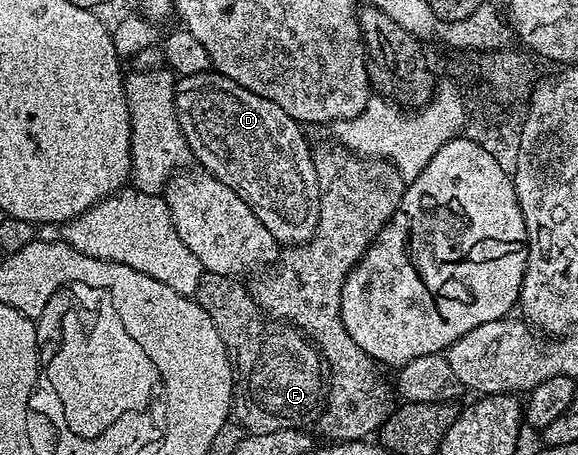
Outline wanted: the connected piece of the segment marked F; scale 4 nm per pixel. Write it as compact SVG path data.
M203 270L200 285L193 298L212 317L212 325L220 333L226 352L234 369L234 398L232 400L232 419L243 427L246 435L263 435L287 431L293 427L305 428L305 423L313 424L324 410L327 380L324 378L324 360L317 347L296 327L271 319L263 313L253 294L233 275L221 275Z

